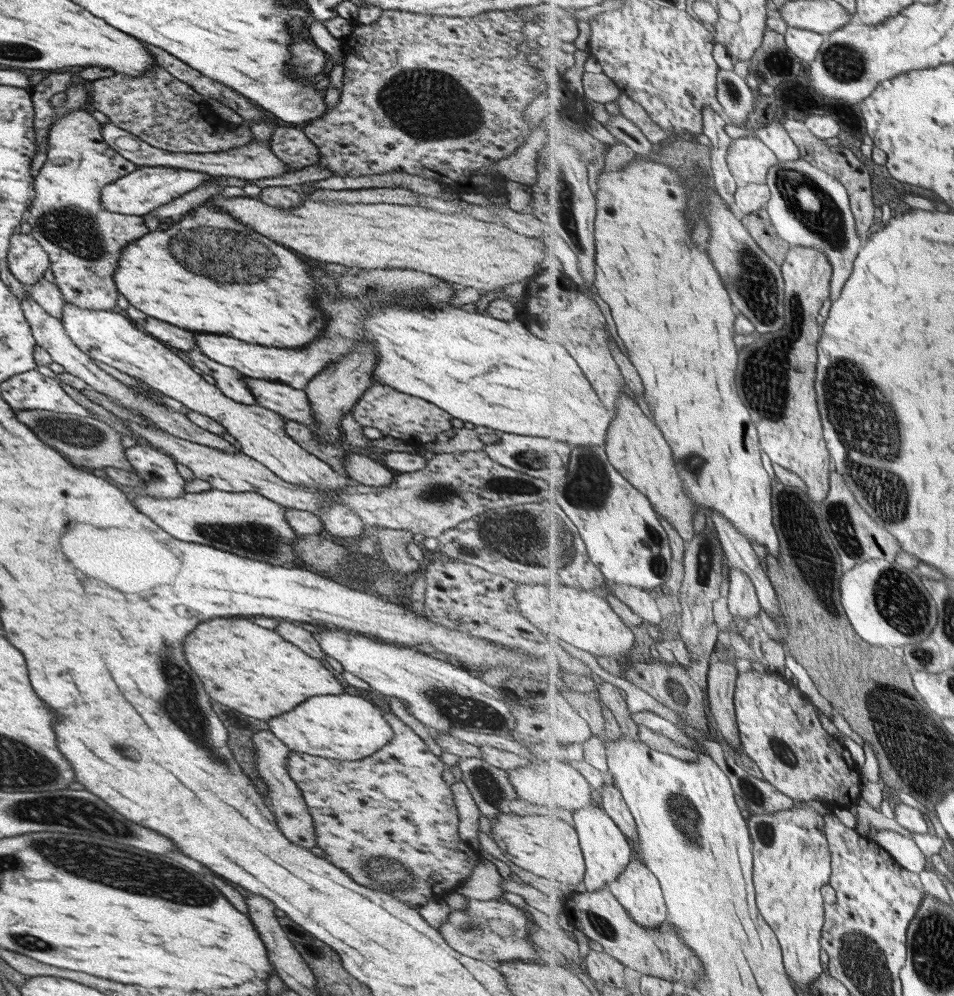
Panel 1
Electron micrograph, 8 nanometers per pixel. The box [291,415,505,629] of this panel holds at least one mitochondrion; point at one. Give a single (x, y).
(433, 493)

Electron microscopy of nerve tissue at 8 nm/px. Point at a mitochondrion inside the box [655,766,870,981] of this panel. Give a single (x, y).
(683, 816)

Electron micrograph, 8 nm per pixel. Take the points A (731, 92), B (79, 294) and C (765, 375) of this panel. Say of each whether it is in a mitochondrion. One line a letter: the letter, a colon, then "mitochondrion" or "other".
A: mitochondrion
B: other
C: mitochondrion

